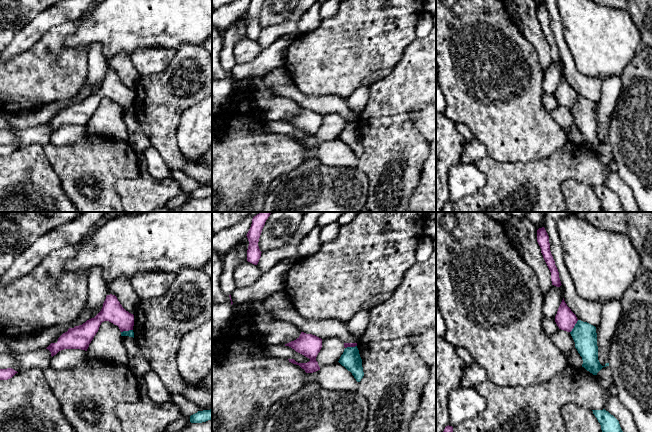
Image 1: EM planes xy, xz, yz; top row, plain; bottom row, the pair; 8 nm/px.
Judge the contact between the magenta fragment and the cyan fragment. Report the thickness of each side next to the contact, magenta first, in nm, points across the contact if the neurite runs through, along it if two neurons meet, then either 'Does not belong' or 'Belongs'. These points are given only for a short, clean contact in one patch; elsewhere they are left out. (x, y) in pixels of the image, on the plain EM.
Thickness 160 nm (magenta) against 190 nm. Boundary: yz (578, 96), (570, 108). Does not belong

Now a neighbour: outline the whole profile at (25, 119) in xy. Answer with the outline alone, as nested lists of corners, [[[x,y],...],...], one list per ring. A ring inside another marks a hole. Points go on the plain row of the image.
[[[56,101],[38,109],[24,110],[12,114],[5,114],[10,125],[18,130],[47,124],[51,119],[57,119],[58,114],[69,104]]]

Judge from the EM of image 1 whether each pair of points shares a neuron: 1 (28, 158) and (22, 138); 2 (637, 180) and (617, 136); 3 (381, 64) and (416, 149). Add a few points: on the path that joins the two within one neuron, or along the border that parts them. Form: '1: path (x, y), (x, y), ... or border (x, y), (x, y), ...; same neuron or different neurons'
1: border (42, 145), (26, 144), (18, 148); different neurons
2: path (637, 169), (637, 156), (628, 147); same neuron
3: border (401, 57), (389, 73), (376, 80), (369, 87); different neurons

